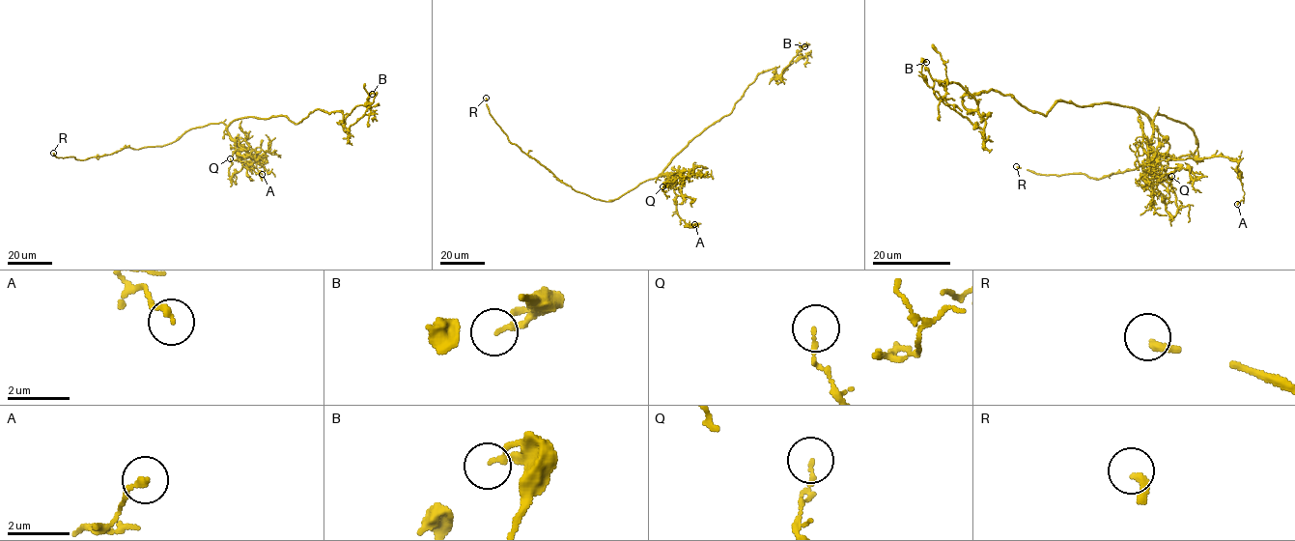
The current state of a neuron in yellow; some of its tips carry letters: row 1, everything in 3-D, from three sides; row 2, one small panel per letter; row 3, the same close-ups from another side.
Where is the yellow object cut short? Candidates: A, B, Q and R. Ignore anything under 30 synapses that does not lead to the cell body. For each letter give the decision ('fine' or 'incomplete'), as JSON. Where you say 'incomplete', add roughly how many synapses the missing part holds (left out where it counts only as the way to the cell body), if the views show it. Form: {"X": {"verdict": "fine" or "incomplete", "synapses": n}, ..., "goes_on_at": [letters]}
{"A": {"verdict": "fine"}, "B": {"verdict": "fine"}, "Q": {"verdict": "fine"}, "R": {"verdict": "incomplete"}, "goes_on_at": ["R"]}

